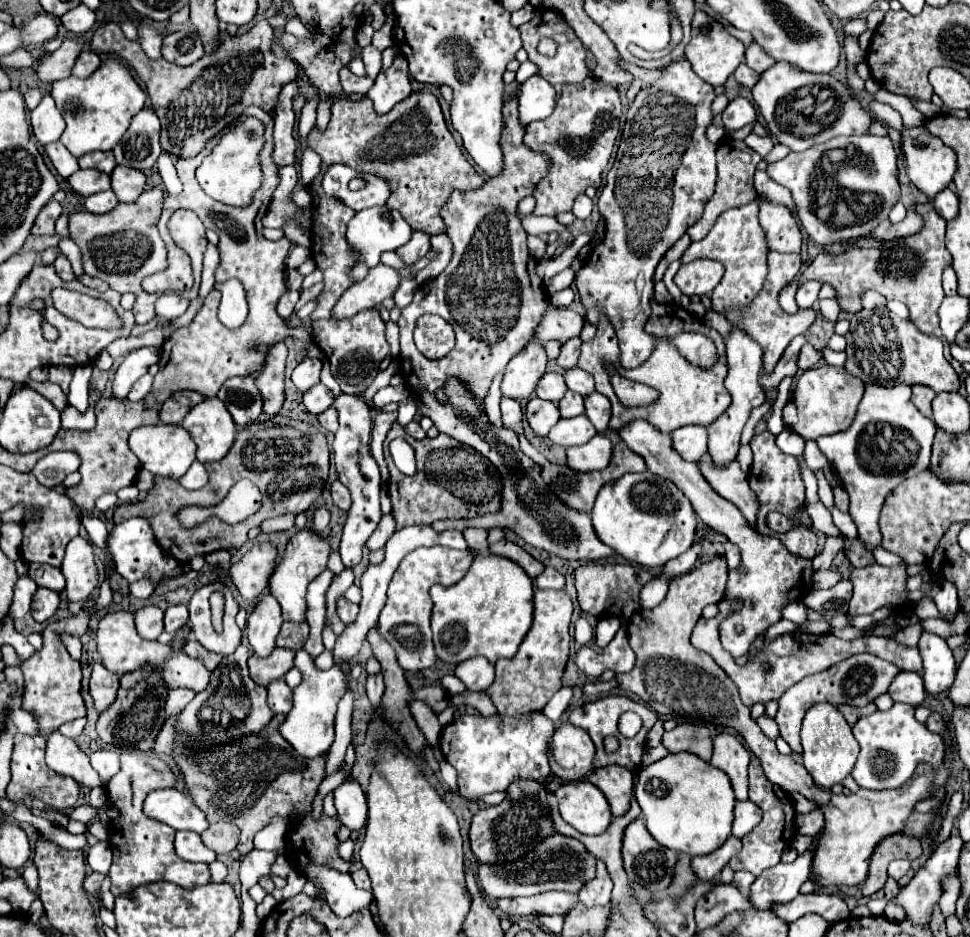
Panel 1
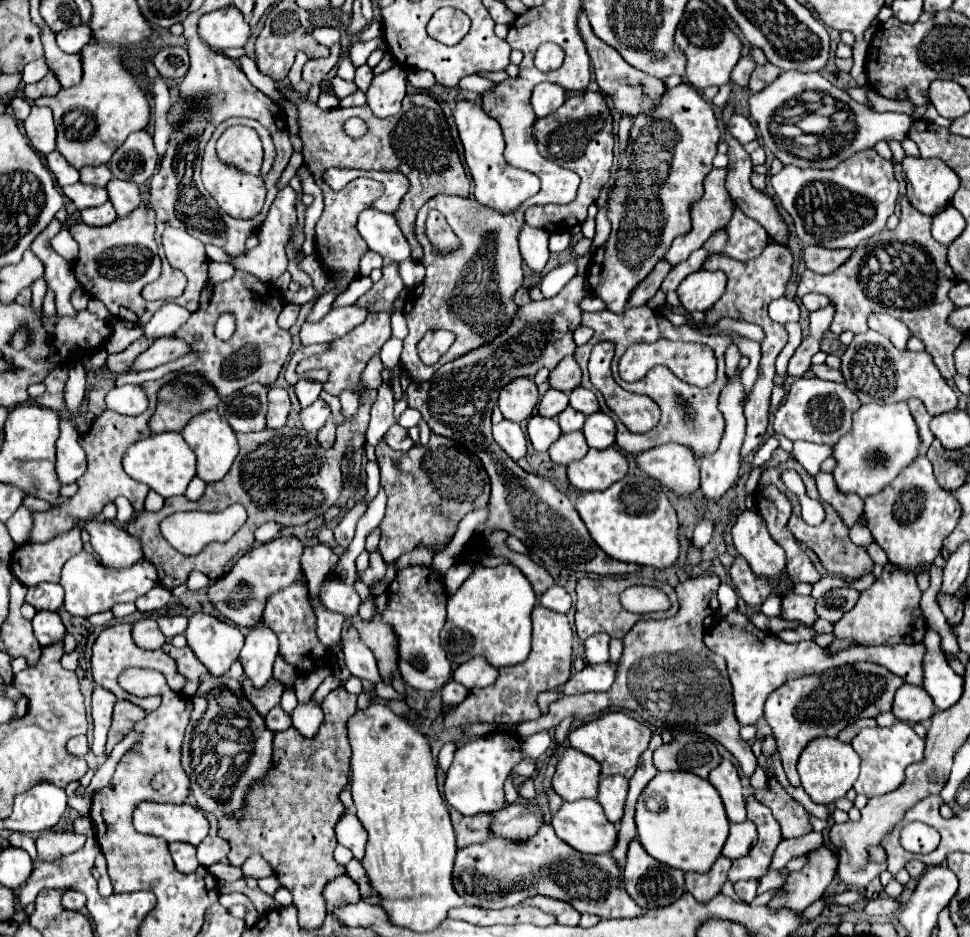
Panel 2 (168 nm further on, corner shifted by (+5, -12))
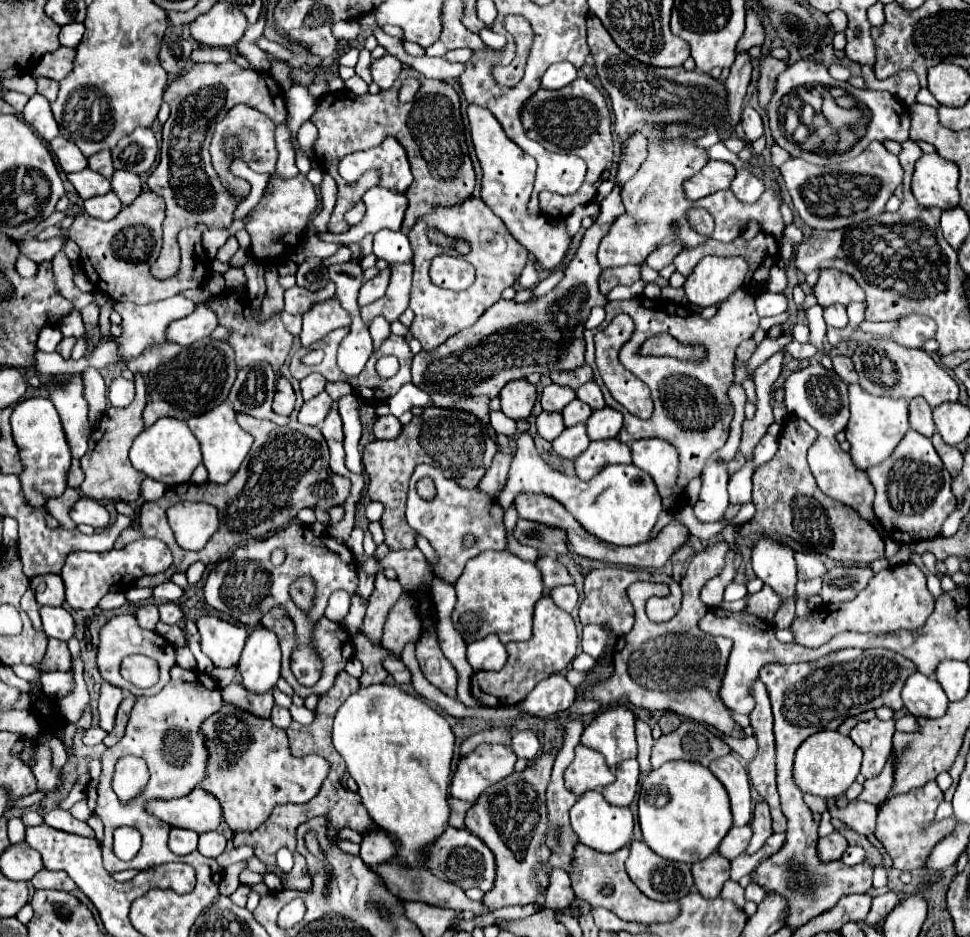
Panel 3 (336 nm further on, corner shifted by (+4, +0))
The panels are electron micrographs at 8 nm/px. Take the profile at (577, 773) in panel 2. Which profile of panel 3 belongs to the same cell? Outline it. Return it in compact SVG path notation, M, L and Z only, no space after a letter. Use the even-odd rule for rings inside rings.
M578 744L576 756L574 756L572 764L566 768L564 778L566 778L566 788L572 794L580 796L588 790L604 788L606 784L610 784L614 780L614 774L602 760L600 752L594 752L592 748Z

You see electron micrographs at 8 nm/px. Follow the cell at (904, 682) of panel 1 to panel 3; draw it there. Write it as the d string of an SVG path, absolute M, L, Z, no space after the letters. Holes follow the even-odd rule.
M914 672L902 688L902 700L910 714L922 718L938 718L946 714L948 698L934 678Z

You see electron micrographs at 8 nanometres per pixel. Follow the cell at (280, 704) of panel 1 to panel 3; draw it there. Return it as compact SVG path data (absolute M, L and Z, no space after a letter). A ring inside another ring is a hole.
M274 706L274 708L272 708L272 716L270 716L270 720L272 720L274 726L278 726L278 728L288 728L290 722L292 722L292 716L290 716L290 710L288 710L288 708Z

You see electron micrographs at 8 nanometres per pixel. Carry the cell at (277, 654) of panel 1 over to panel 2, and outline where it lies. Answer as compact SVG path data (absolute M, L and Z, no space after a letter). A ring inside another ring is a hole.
M241 680L243 686L243 694L247 696L247 700L253 704L253 708L265 716L273 706L279 704L281 694L283 694L283 684L279 684L277 680L269 680L269 684L265 684L265 688L253 688L253 684L249 684L249 680Z

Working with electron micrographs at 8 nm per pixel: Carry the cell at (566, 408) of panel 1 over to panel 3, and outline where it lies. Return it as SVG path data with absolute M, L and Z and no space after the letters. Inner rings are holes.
M578 398L572 400L572 402L562 410L562 416L564 416L564 424L566 424L566 426L574 426L574 424L586 422L590 414L592 414L592 408L590 408L588 404L580 402Z

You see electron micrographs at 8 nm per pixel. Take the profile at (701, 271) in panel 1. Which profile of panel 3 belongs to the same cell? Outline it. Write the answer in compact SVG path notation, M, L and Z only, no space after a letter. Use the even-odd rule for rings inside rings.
M704 256L684 282L686 298L700 308L718 304L742 286L746 270L742 258Z

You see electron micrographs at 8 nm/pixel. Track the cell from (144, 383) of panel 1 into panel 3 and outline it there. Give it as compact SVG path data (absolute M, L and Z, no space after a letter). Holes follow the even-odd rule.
M122 376L114 378L108 388L108 400L112 406L128 406L134 400L134 382Z

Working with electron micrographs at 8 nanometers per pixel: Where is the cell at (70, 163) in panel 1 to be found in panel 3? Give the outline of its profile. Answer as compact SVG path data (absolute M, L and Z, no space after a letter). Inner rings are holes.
M56 136L54 140L50 140L50 148L56 154L58 164L62 166L62 170L66 174L68 172L80 172L82 168L88 166L86 156L74 146L74 142L70 142L70 140L62 138L62 136Z

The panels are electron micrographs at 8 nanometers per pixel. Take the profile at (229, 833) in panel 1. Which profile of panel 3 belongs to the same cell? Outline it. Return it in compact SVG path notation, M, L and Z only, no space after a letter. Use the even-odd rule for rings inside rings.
M204 832L200 834L200 842L198 842L198 852L208 856L208 858L216 858L218 854L222 854L226 848L226 838L218 832Z

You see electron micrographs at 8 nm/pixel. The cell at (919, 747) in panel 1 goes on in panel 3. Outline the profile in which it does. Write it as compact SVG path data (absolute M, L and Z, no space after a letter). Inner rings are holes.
M878 718L860 722L854 726L850 732L850 738L862 748L864 760L862 760L862 776L864 778L874 778L882 772L886 762L892 756L892 736L894 736L894 720L882 722Z

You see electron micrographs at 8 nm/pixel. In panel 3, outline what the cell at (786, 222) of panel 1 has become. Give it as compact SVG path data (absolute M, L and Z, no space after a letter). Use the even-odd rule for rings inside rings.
M740 52L730 68L730 76L726 80L726 92L728 92L728 116L730 116L730 126L736 128L740 122L740 112L742 112L742 102L748 90L752 78L752 62L746 52Z

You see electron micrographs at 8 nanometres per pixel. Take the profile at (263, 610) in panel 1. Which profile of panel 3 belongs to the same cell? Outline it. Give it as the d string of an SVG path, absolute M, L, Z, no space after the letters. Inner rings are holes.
M256 626L242 650L238 670L242 684L250 692L268 692L280 678L280 646L278 636Z

